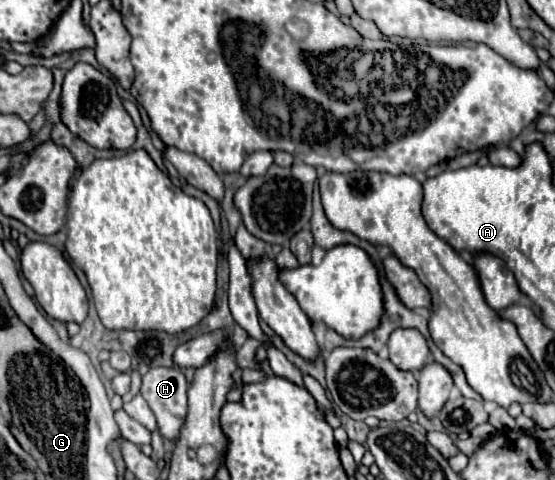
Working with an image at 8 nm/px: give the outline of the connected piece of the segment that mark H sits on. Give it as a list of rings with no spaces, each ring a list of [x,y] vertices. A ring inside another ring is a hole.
[[[155,367],[143,375],[141,395],[149,403],[163,439],[177,443],[187,417],[189,381],[175,367]]]

